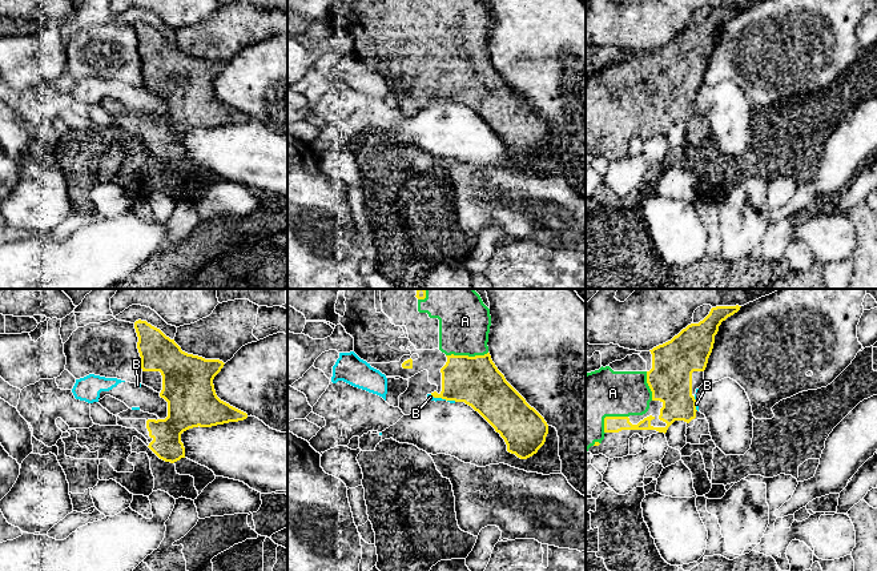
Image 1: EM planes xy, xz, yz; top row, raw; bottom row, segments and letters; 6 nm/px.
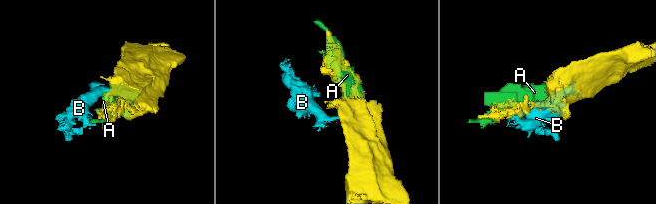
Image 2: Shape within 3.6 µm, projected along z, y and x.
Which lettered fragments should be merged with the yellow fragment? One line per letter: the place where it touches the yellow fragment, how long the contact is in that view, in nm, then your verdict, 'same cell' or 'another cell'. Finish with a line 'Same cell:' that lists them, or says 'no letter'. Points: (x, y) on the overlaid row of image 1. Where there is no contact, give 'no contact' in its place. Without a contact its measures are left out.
A: xz (466, 356) | 260 nm | same cell
B: xz (443, 398) | 170 nm | another cell
Same cell: A

